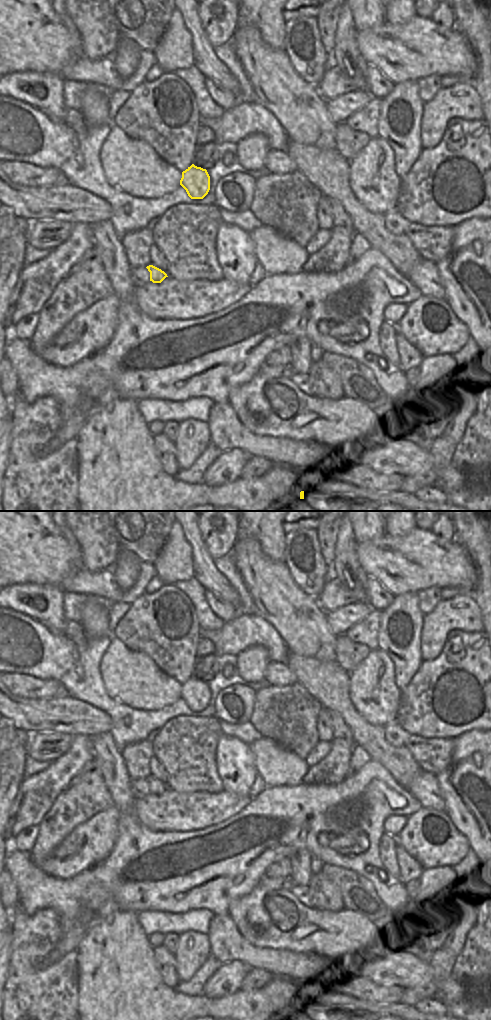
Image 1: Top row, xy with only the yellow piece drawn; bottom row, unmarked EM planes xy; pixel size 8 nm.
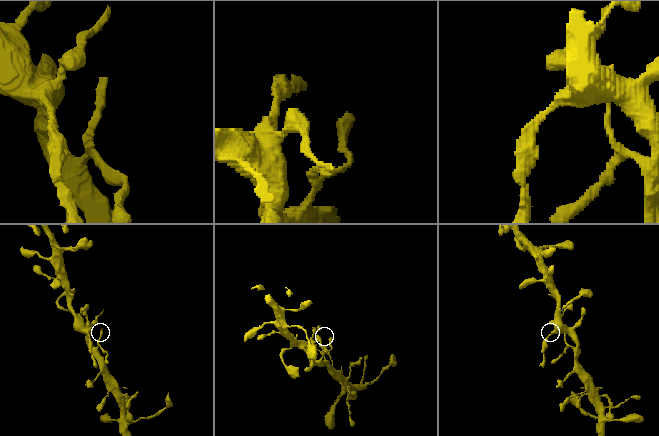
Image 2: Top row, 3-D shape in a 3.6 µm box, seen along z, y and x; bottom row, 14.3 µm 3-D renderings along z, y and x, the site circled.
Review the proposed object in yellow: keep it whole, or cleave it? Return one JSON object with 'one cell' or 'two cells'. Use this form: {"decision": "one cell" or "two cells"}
{"decision": "two cells"}

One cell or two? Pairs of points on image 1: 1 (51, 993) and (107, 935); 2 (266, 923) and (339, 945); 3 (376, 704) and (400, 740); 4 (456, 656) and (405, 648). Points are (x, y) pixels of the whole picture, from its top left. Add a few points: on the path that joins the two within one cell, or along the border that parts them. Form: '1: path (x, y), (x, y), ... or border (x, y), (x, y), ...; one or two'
1: border (73, 953), (77, 966), (77, 990); two
2: path (284, 932), (321, 933); one
3: border (395, 722), (383, 726); two
4: border (423, 660), (410, 680); two

